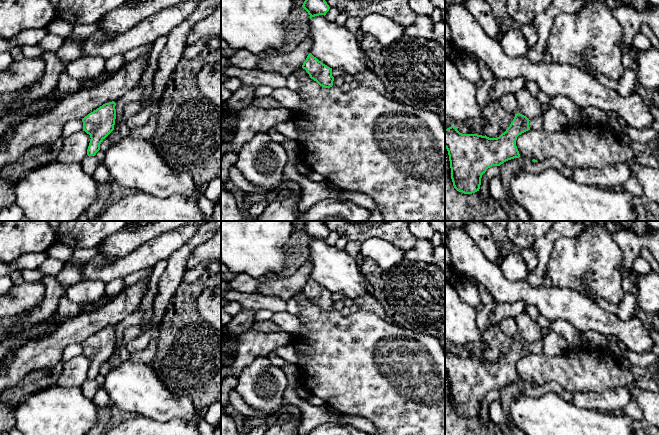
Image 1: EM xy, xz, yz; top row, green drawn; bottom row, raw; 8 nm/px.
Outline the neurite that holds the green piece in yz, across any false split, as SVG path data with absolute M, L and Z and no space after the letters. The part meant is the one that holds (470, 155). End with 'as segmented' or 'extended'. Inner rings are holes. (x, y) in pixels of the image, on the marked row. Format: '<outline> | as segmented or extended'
M517 113L510 126L497 138L462 134L454 126L445 129L445 148L449 155L454 188L464 194L479 191L482 175L488 168L520 157L517 137L528 130L542 128L542 116L529 120Z | extended

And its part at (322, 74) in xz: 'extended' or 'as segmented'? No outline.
as segmented

